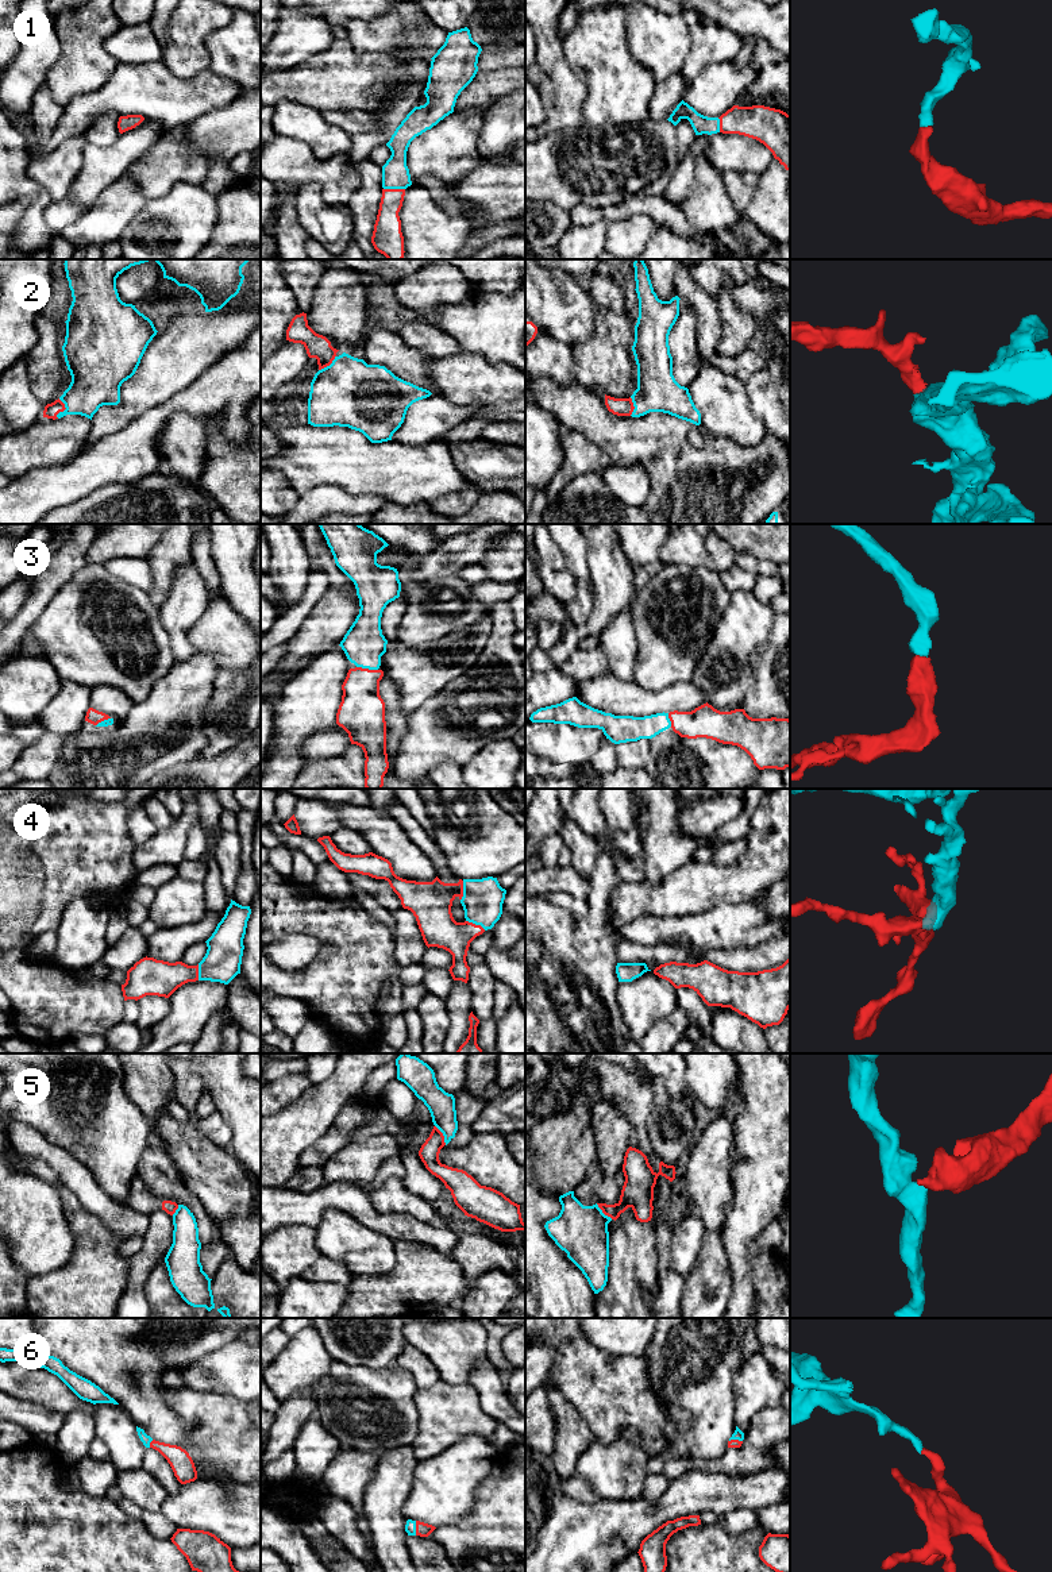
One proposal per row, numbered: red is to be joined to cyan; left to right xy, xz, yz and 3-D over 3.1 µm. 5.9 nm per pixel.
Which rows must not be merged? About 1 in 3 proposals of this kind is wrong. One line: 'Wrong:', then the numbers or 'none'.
Wrong: 5

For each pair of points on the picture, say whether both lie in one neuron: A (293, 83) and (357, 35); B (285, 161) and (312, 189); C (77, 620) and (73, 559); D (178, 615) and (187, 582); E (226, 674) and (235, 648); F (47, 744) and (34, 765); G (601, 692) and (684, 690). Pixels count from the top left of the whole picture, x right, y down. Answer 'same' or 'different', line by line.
A: different
B: different
C: different
D: same
E: different
F: same
G: same

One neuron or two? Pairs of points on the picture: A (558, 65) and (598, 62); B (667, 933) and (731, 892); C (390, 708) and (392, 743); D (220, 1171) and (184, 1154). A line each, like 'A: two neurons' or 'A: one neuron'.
A: two neurons
B: two neurons
C: one neuron
D: one neuron

